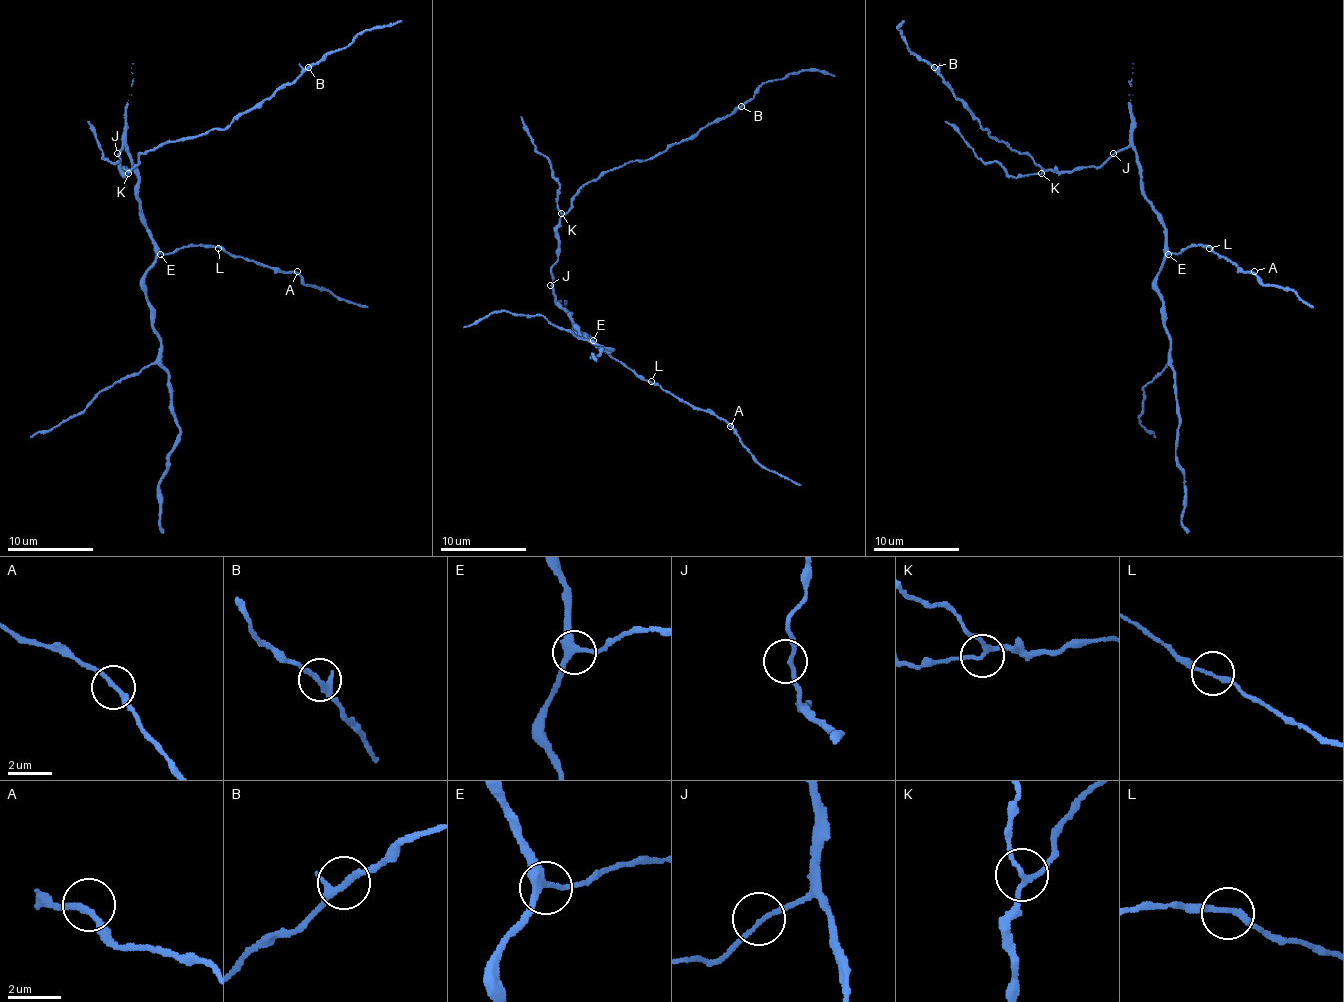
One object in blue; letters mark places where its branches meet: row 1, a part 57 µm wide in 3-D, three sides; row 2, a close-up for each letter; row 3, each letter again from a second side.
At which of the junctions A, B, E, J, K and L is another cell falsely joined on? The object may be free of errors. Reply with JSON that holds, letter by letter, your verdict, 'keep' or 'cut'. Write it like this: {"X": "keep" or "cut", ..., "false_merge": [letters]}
{"A": "keep", "B": "keep", "E": "keep", "J": "keep", "K": "cut", "L": "keep", "false_merge": ["K"]}

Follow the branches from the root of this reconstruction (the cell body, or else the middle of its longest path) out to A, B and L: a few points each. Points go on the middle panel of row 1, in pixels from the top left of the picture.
A: (552, 285), (556, 302), (571, 312), (571, 323), (582, 336), (659, 388), (696, 407), (711, 409), (730, 426)
B: (552, 285), (550, 267), (558, 257), (558, 220), (586, 184), (627, 162), (655, 158), (741, 106)
L: (552, 285), (556, 302), (571, 312), (571, 323), (582, 336), (651, 381)

